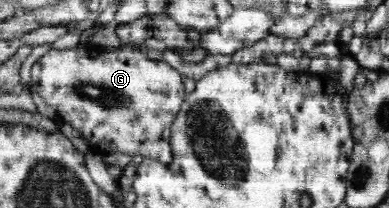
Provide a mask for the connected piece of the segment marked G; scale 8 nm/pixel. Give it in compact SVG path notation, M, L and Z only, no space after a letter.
M77 30L74 32L67 32L67 34L79 33L79 44L73 46L73 48L63 48L63 50L57 50L51 48L48 53L43 55L38 61L36 61L30 70L30 76L32 80L32 88L35 92L38 92L45 101L45 104L53 106L57 112L57 117L67 124L71 124L75 130L79 130L86 140L90 144L96 147L110 148L111 150L119 153L134 156L141 156L146 158L151 158L158 161L159 163L167 164L172 162L172 151L170 147L170 136L172 125L176 119L176 115L181 110L183 101L186 98L184 91L184 84L181 81L183 77L178 70L175 70L169 63L164 61L157 61L149 59L147 54L144 54L140 50L133 49L116 49L114 51L102 50L98 45L92 42L87 42L85 44L80 44L81 31Z

